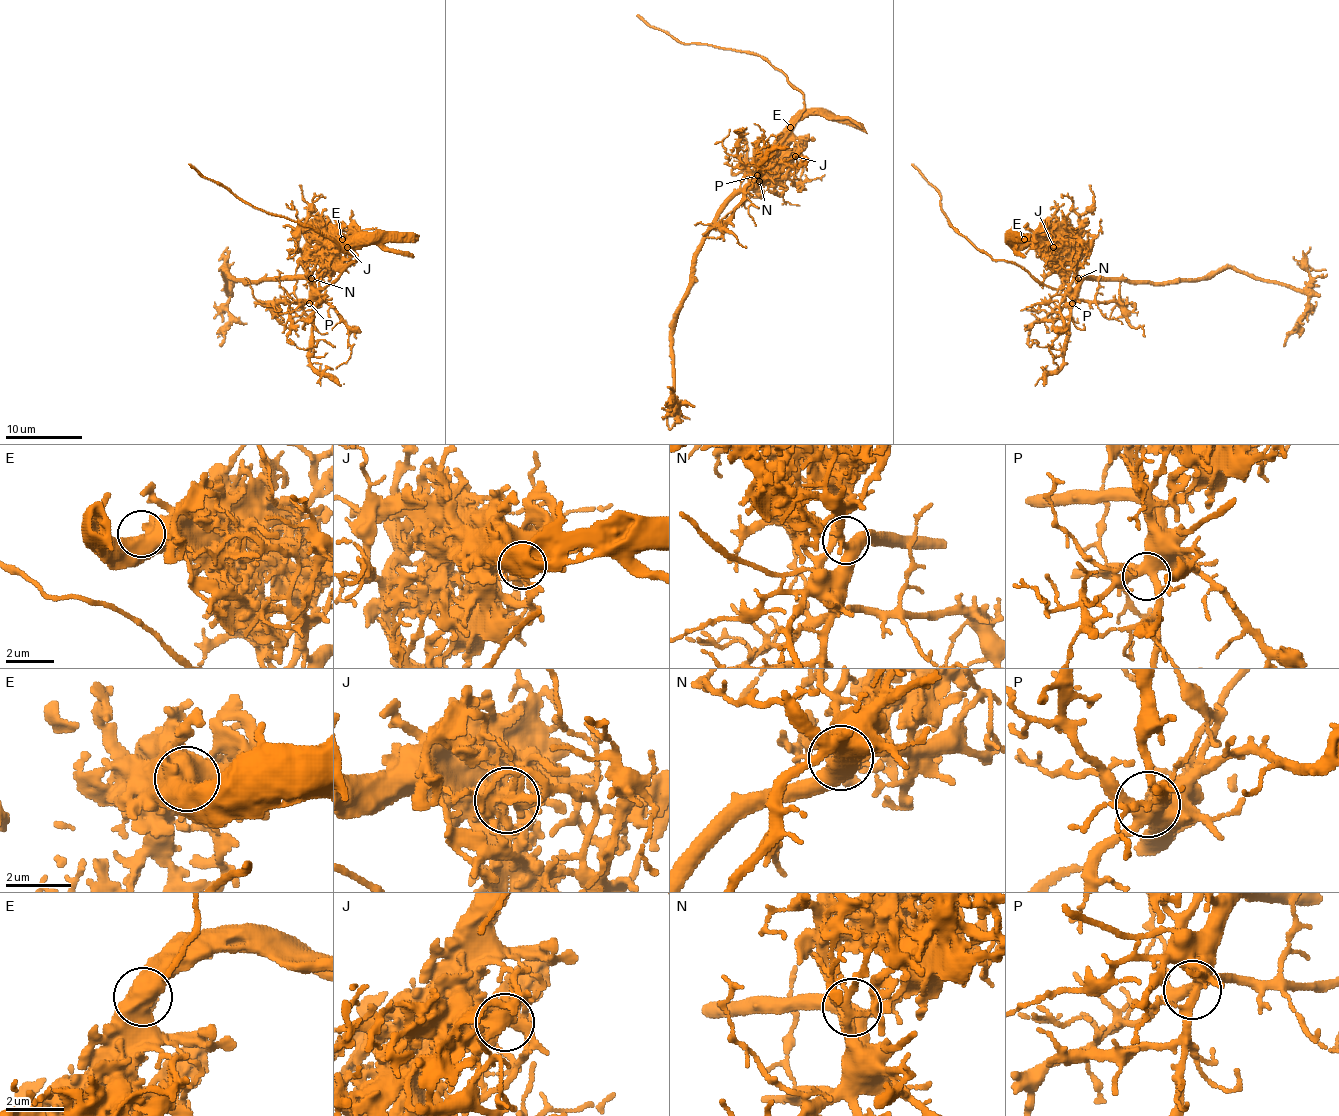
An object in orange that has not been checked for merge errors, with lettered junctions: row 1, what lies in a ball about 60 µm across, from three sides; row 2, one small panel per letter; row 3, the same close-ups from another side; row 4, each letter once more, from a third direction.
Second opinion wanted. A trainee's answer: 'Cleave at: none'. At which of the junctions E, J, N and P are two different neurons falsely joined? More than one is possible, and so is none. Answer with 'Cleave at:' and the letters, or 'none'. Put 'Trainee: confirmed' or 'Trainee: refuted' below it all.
Cleave at: J
Trainee: refuted

